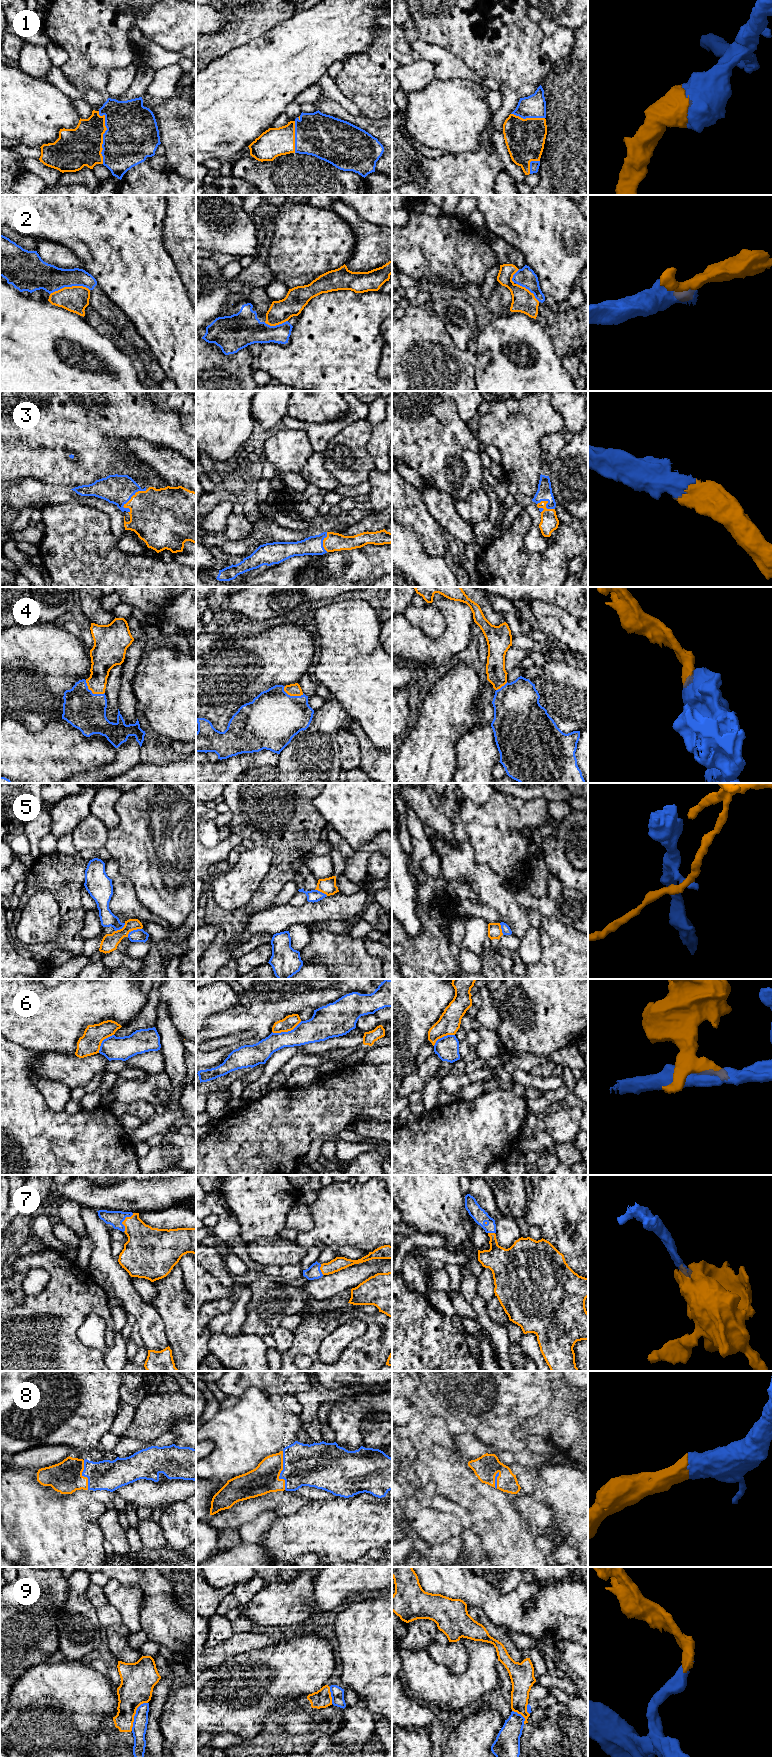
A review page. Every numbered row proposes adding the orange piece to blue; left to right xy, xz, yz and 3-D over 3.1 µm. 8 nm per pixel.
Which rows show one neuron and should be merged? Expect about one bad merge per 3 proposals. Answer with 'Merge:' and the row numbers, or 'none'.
Merge: 1, 3, 4, 7, 8

